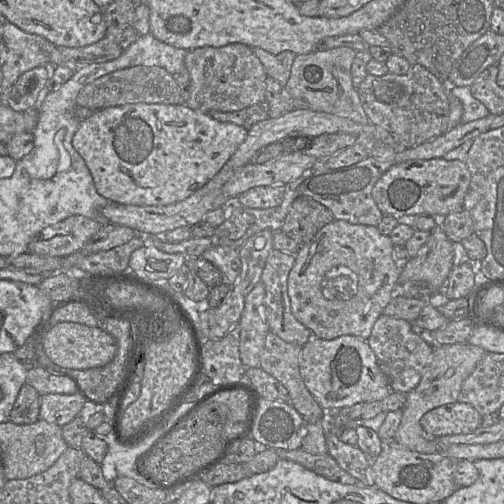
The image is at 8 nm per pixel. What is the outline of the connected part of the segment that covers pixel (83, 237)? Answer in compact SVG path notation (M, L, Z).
M72 215L40 231L30 241L27 252L48 257L73 254L81 250L102 226L97 220Z

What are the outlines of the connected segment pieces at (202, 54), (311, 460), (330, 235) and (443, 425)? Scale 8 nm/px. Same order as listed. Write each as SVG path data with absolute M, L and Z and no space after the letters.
M233 43L223 47L205 46L189 50L184 65L190 75L190 93L184 104L193 110L204 113L235 112L266 99L268 75L253 49L245 44Z
M304 449L295 450L277 450L280 458L288 459L303 467L313 471L314 473L327 478L331 481L342 484L356 485L359 488L367 487L362 481L351 476L343 470L335 459L326 454L311 454Z
M334 220L325 225L296 254L288 276L292 314L314 337L333 340L353 335L367 341L376 320L396 293L401 265L396 262L393 249L390 237L382 235L376 226L351 224L345 220Z
M456 401L426 412L420 424L433 437L469 434L481 426L482 417L472 405Z

